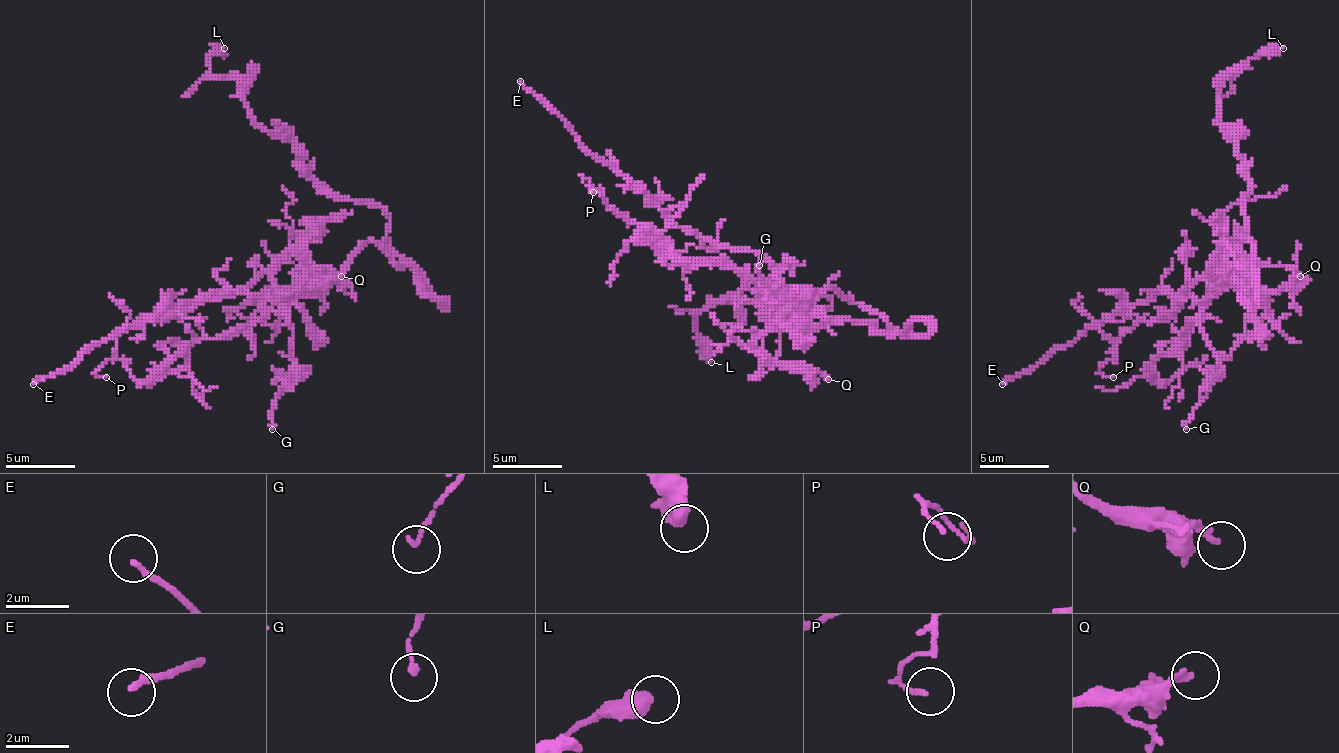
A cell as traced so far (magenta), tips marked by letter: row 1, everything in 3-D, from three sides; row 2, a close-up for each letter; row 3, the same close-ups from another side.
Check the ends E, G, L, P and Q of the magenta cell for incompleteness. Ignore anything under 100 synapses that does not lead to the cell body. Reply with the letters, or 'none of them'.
E

